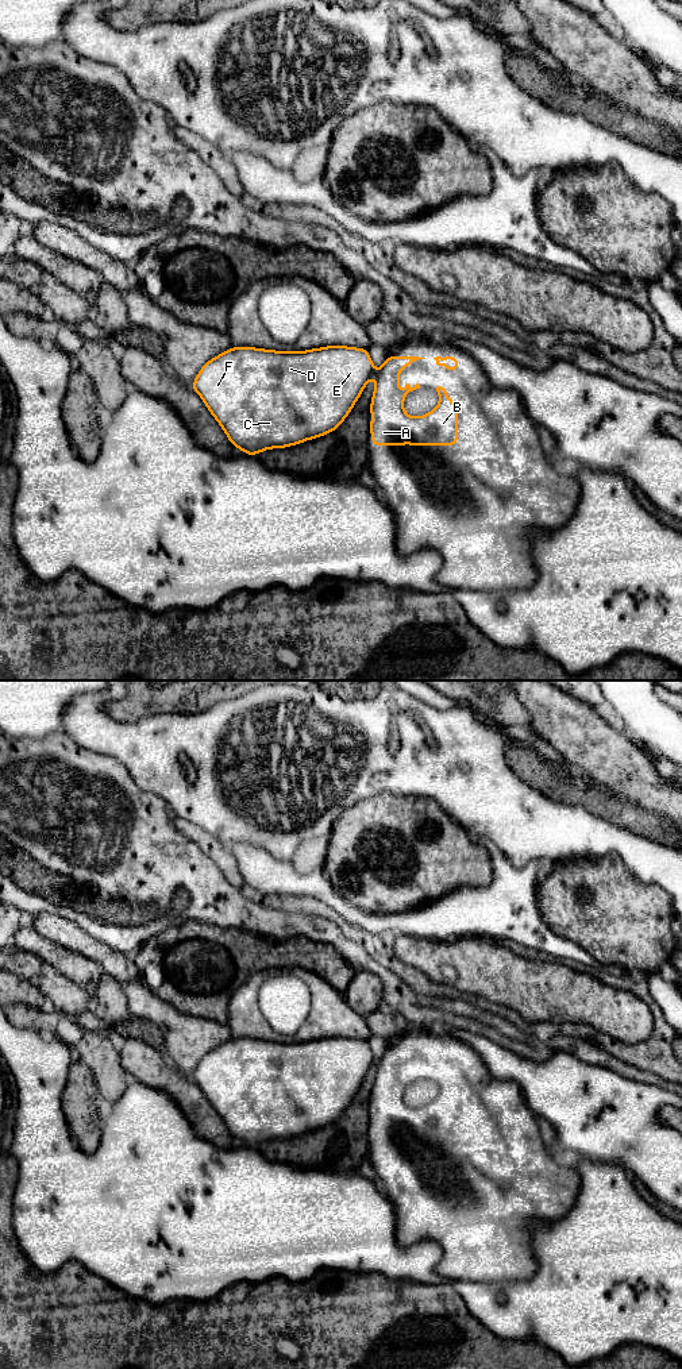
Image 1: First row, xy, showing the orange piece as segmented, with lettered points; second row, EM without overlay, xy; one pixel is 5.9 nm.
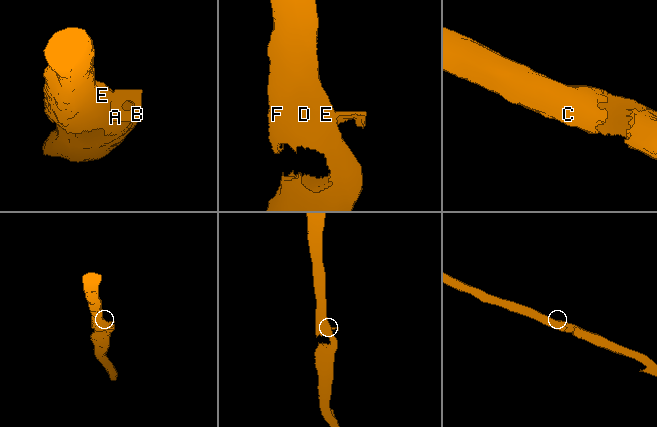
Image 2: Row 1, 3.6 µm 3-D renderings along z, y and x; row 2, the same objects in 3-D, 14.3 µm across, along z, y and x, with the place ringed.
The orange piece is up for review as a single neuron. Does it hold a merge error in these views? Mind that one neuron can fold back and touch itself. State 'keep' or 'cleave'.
cleave

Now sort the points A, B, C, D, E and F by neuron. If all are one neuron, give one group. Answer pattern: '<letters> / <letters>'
A B / C D E F

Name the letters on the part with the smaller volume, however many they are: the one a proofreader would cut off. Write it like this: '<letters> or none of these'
A, B

